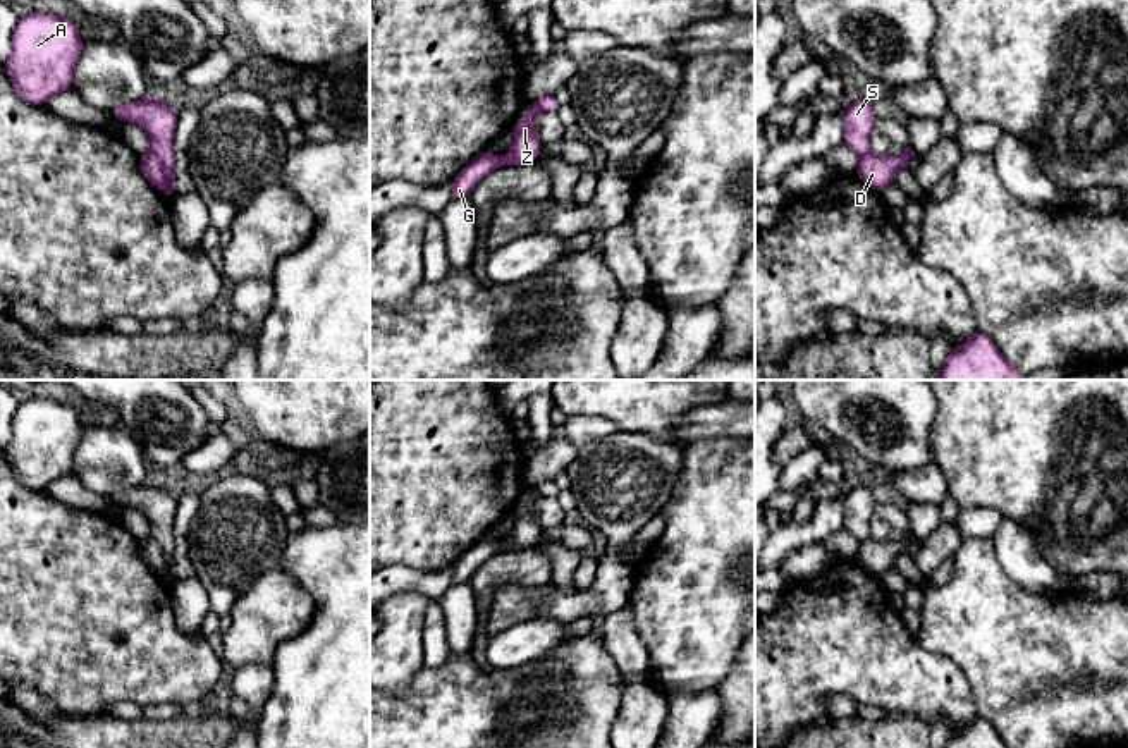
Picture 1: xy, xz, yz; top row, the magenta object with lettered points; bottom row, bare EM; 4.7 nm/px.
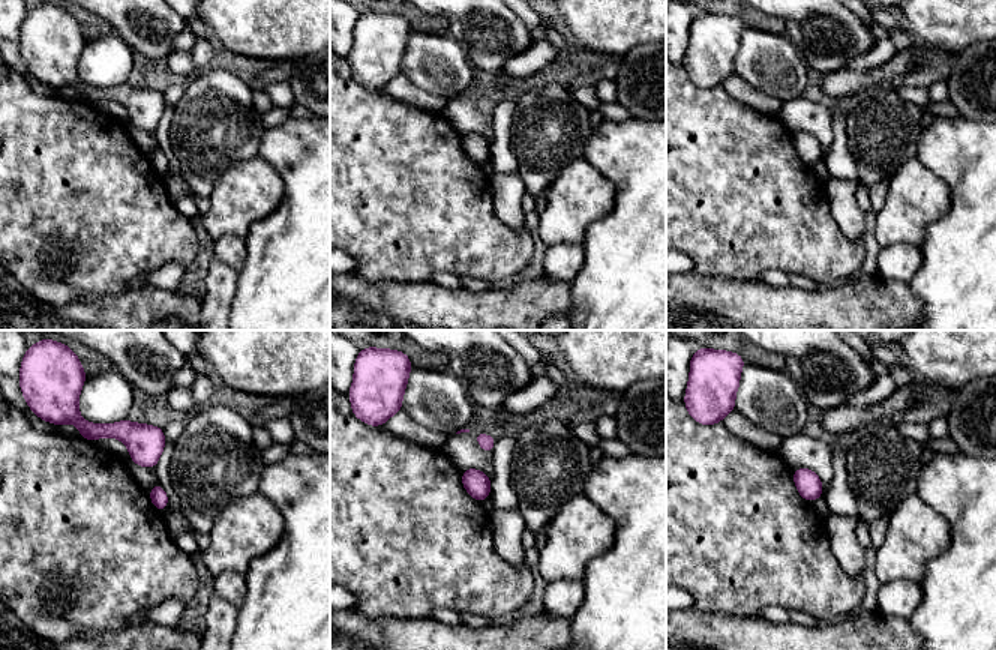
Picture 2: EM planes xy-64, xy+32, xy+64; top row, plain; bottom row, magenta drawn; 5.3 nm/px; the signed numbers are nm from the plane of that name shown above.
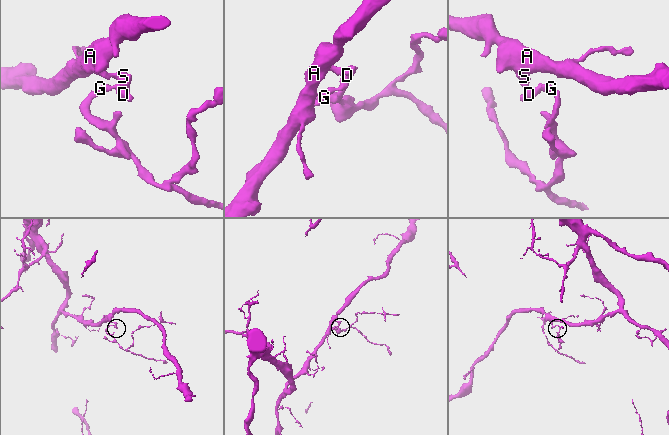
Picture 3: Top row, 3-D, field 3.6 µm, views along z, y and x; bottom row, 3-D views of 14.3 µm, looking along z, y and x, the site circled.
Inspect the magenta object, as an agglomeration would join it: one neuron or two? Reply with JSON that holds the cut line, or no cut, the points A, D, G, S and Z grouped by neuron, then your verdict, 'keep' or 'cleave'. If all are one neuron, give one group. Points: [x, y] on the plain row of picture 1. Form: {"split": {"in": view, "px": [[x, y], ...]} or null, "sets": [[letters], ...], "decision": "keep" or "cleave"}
{"split": {"in": "xy", "px": [[150, 537], [164, 554], [162, 575]]}, "sets": [["A", "S"], ["D", "G", "Z"]], "decision": "cleave"}

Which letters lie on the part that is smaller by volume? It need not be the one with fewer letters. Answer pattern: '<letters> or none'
D, G, Z

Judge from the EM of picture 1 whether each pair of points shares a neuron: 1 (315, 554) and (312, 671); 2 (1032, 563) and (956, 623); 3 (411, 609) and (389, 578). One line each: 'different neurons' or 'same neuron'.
1: same neuron
2: different neurons
3: different neurons

